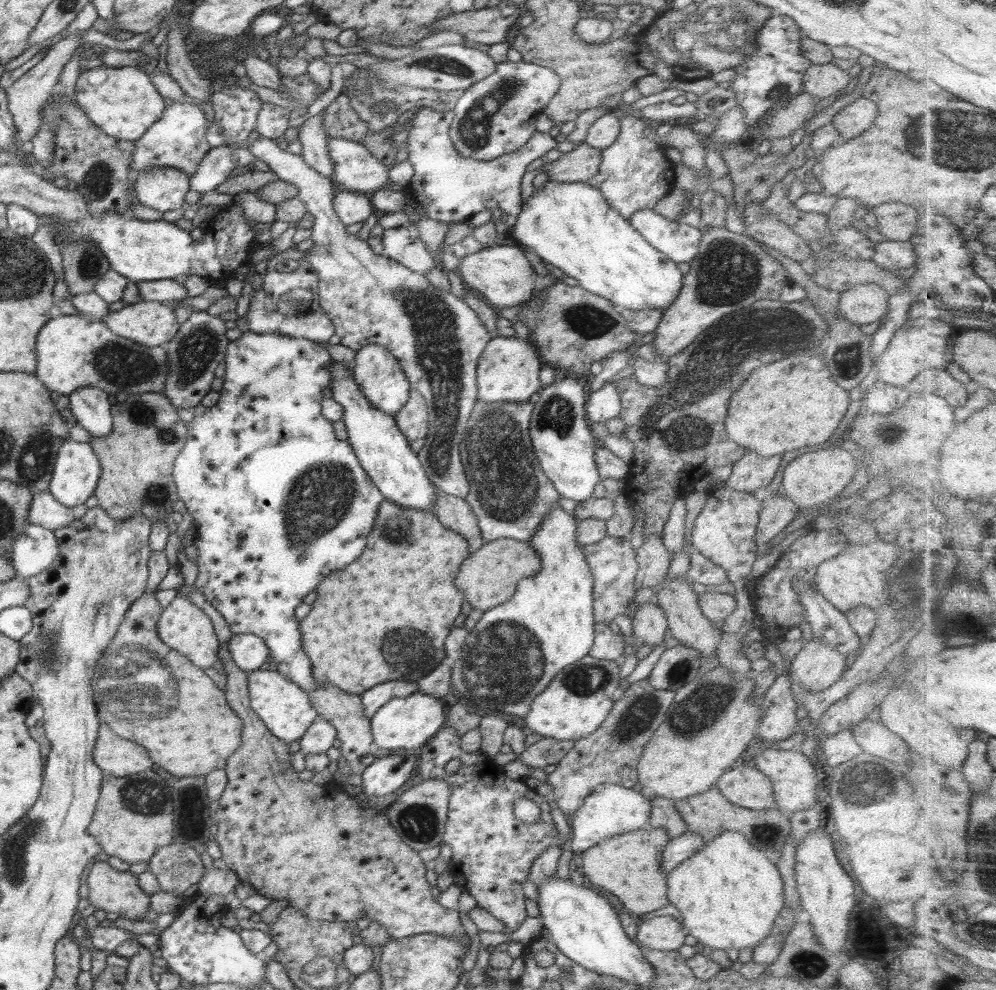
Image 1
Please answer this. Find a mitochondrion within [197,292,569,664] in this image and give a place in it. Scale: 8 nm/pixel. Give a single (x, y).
(505, 485)

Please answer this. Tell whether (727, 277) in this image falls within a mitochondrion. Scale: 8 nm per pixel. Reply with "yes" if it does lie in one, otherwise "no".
yes

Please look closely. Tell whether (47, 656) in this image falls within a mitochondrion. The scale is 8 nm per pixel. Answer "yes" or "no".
yes

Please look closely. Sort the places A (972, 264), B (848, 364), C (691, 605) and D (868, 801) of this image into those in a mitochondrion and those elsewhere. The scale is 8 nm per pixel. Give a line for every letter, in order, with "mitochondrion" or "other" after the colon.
A: other
B: mitochondrion
C: other
D: mitochondrion

